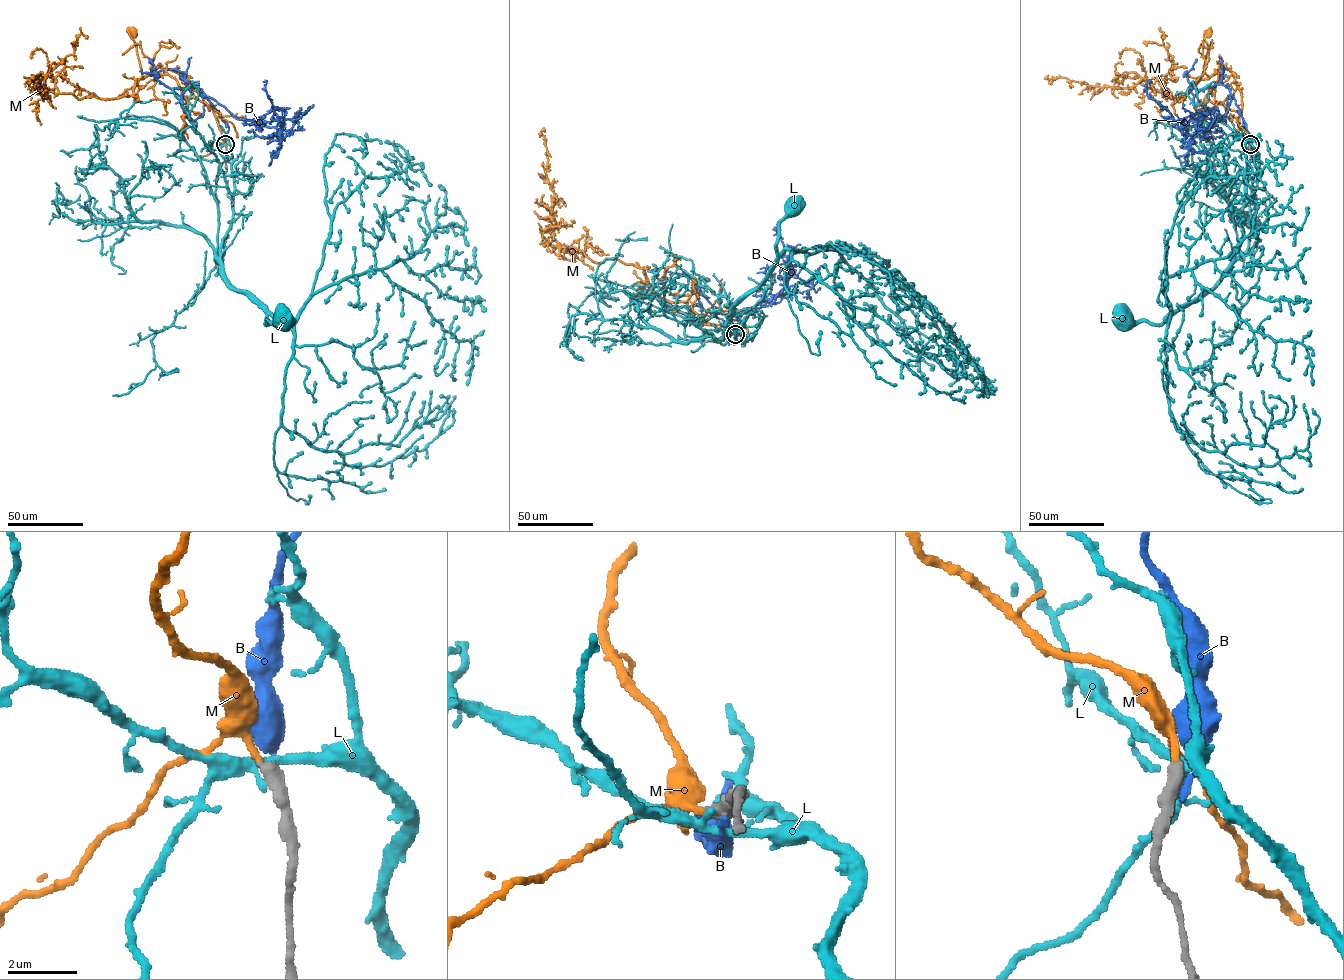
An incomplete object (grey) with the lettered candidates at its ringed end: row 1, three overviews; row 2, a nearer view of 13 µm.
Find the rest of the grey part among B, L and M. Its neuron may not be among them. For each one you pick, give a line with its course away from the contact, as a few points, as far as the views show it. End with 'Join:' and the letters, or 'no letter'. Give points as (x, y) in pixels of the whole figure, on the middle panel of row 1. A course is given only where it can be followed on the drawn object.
M: course (735, 333), (731, 322), (707, 325), (673, 311), (649, 283), (652, 286), (646, 291), (640, 288), (643, 291)
Join: M

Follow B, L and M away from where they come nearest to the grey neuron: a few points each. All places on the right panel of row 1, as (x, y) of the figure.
B: (1250, 145), (1224, 85), (1193, 101), (1214, 120), (1229, 95), (1224, 118), (1186, 142), (1146, 94), (1151, 82)
L: (1250, 144), (1258, 154), (1257, 185), (1241, 215), (1242, 237), (1232, 265), (1200, 298), (1160, 323), (1120, 317)
M: (1250, 144), (1239, 133), (1242, 94), (1234, 75), (1220, 67), (1200, 79), (1208, 48), (1204, 35), (1208, 32)

